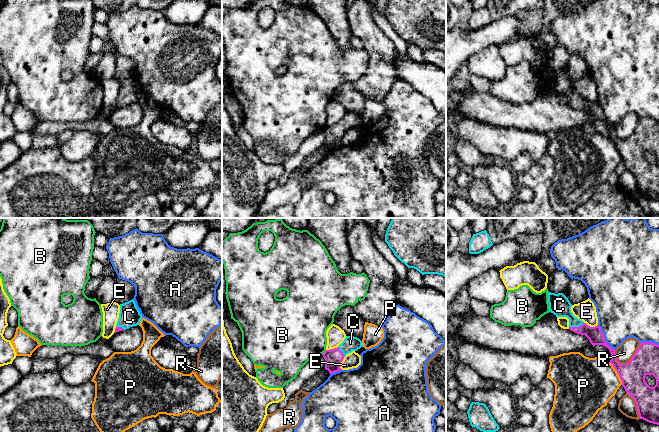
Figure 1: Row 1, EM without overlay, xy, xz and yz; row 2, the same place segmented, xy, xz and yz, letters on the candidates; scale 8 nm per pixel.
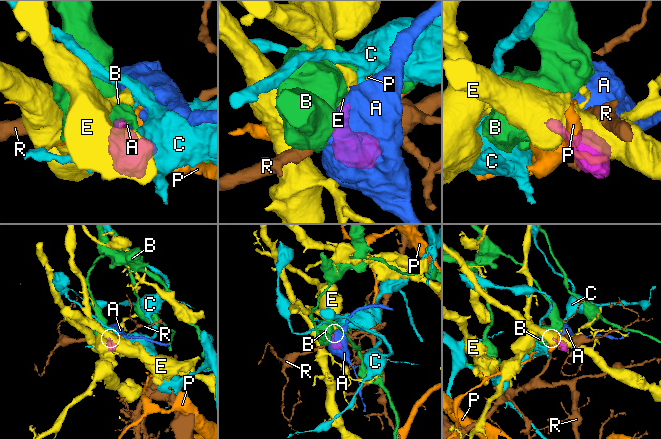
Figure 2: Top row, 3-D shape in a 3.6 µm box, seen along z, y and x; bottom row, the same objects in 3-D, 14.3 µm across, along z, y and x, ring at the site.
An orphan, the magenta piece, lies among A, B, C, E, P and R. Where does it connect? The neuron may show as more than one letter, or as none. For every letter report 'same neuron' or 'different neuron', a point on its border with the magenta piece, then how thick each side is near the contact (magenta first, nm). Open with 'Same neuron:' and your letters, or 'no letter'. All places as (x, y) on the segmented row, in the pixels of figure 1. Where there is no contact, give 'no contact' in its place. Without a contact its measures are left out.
Same neuron: C
A: different neuron | yz (604, 338) | 120/400 nm
B: different neuron | xz (324, 352) | 140/440 nm
C: same neuron | yz (576, 327) | 120/170 nm
E: different neuron | yz (589, 326) | 120/160 nm
P: different neuron | yz (617, 372) | 220/420 nm
R: different neuron | yz (632, 358) | 220/140 nm

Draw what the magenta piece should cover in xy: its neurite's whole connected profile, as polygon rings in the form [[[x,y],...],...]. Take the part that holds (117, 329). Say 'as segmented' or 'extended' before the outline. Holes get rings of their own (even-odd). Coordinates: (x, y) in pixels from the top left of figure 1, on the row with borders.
extended | [[[133,299],[120,304],[119,318],[114,333],[139,325],[142,318]]]

